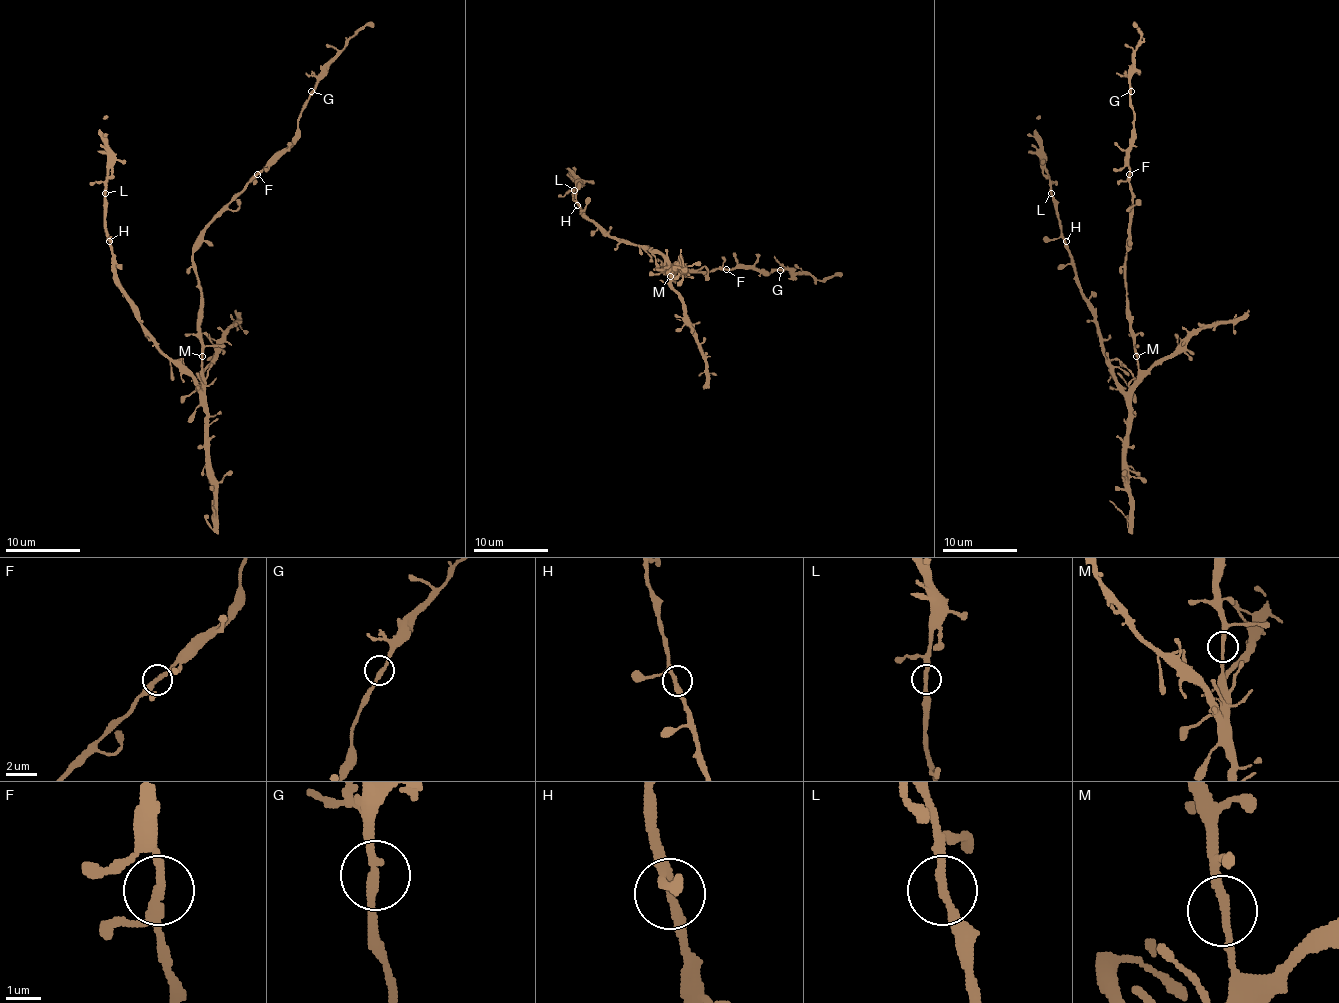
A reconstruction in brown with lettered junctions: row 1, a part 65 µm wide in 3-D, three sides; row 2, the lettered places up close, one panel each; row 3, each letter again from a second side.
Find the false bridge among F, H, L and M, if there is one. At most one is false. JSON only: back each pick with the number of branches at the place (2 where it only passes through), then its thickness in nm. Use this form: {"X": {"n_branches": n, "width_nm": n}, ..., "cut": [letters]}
{"cut": []}

